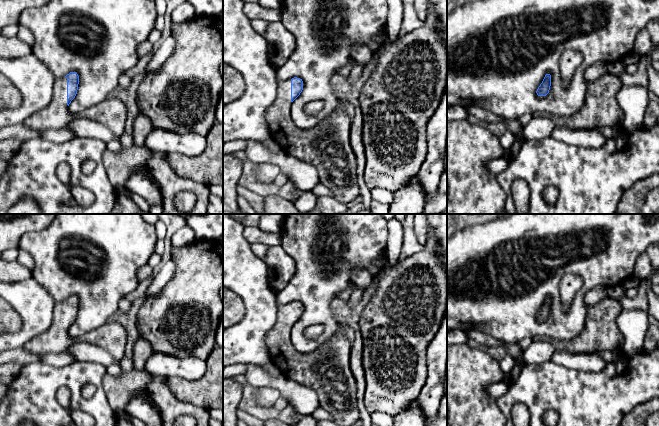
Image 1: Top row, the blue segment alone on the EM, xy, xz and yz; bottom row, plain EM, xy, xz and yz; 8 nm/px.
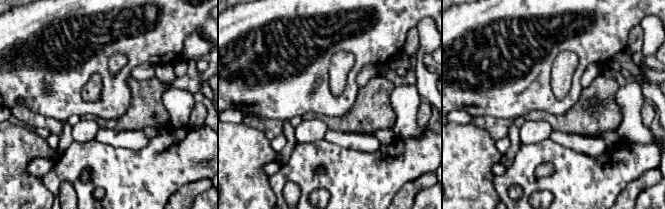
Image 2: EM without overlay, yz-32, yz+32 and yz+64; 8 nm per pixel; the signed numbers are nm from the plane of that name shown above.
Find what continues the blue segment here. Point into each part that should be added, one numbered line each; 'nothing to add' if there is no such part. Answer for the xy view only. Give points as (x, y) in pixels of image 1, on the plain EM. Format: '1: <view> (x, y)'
1: xy (111, 337)

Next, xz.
1: xz (327, 371)

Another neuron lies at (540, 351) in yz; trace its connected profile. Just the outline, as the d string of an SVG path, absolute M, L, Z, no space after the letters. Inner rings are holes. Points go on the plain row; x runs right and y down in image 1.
M533 339L523 351L525 364L538 365L551 360L555 348L547 339Z

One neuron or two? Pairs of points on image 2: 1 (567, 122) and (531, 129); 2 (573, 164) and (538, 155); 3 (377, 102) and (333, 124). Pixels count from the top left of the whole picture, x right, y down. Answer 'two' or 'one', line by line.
1: two
2: one
3: one

